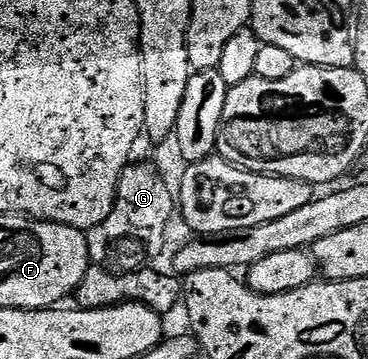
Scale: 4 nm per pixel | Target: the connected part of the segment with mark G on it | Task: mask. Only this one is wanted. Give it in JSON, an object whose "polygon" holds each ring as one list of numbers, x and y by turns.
{"polygon":[[151,164,127,165,121,173,117,185,117,198,113,209,104,222,85,232,88,243,88,253,93,264,103,264,109,260,112,248,123,239,134,239,136,235,144,234,148,229,154,231,148,237,148,245,144,247,145,254,150,258,160,256,166,247,166,227,175,212,176,199,174,194,159,177]]}

